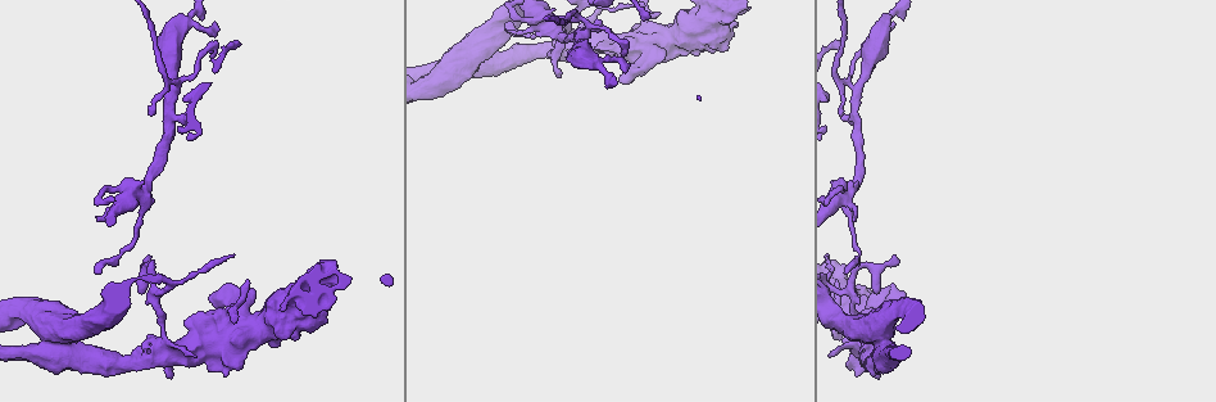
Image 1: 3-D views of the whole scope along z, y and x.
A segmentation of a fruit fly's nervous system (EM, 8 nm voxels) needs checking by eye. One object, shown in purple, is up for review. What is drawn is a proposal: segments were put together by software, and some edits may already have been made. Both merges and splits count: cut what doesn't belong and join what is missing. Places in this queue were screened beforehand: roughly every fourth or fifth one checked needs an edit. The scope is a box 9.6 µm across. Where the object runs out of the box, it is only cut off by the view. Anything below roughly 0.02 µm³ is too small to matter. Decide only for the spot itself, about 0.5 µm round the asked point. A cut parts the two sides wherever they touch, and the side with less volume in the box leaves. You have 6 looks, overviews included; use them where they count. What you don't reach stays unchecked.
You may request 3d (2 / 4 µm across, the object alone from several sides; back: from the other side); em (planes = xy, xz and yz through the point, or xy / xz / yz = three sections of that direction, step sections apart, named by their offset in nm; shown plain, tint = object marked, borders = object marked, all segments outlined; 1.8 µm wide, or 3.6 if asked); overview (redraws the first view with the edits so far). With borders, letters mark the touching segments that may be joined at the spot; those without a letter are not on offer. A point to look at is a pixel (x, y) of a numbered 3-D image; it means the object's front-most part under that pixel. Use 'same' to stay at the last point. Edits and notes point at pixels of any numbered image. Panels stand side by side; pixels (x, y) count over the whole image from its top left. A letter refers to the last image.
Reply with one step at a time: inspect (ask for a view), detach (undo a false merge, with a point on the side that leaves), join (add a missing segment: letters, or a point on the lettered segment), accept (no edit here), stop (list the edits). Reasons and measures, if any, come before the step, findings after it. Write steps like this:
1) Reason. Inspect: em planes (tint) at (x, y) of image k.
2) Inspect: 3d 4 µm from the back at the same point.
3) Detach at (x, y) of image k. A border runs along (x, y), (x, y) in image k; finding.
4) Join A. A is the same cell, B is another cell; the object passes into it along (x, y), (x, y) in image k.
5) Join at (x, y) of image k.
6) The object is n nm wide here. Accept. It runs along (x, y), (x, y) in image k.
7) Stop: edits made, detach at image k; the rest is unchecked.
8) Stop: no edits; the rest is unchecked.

Looks like a crossing. Inspect: em 3.6 µm planes (tint) at (63, 333) of image 1.

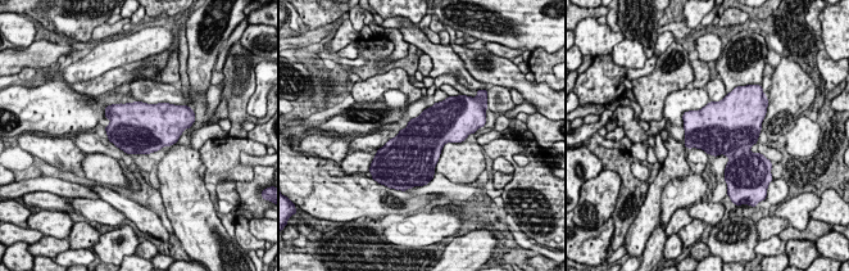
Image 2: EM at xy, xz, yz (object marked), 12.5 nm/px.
Inspect: em 3.6 µm planes (borders) at the same point.

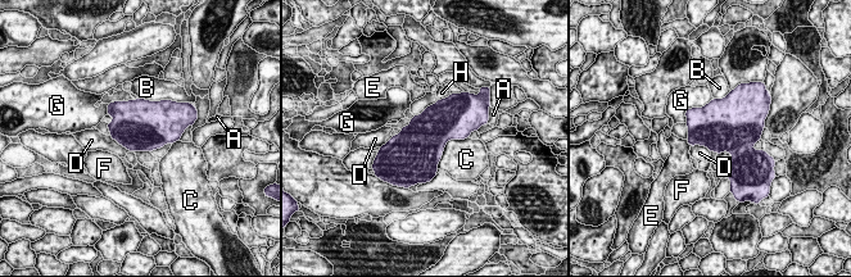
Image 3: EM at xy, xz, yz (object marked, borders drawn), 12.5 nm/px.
Detach at (737, 127) of image 3. A, B, C, D, E, F, G and H are other cells; a border runs along (752, 145), (742, 145), (732, 154) in image 3; two cells meet here.

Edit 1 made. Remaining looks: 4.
Thick turns thin. Inspect: em 3.6 µm planes (borders) at (294, 300) of image 1.

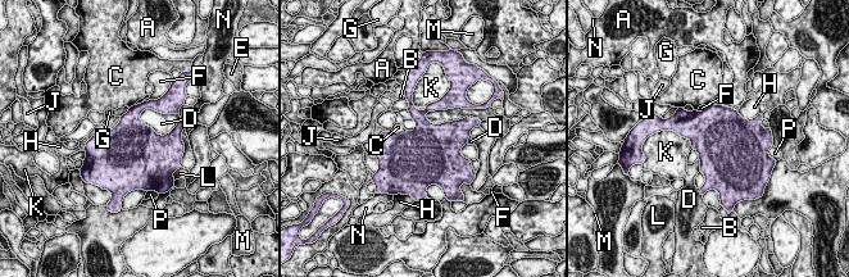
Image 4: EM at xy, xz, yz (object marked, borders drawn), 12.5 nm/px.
The longest contact is with K, 700 nm. Accept. A, B, C, D, E, F, G, H, J, K, L, M, N and P are other cells; a border runs along (412, 118), (414, 127), (409, 132) in image 4; one cell here.

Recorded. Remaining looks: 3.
Branch point. Inspect: em xy step 8 (tint) at (158, 360) of image 1.

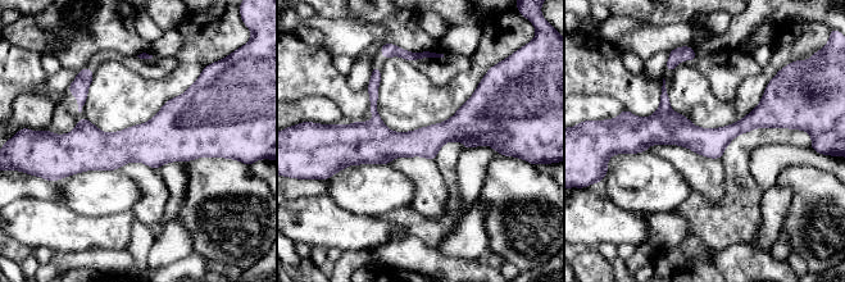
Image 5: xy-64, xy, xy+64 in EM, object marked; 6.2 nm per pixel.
Inspect: em planes (borders) at the same point.

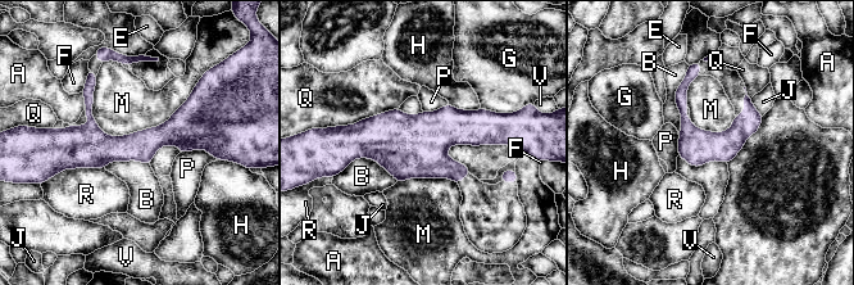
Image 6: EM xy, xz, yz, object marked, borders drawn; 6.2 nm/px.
Accept. A, B, E, F, G, H, J, M, P, Q, R and V are other cells; it runs along (59, 138), (213, 150) in image 6; continuous, no second cell.

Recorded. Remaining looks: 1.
Stop: edits made, detach at image 3; the rest is unchecked.

